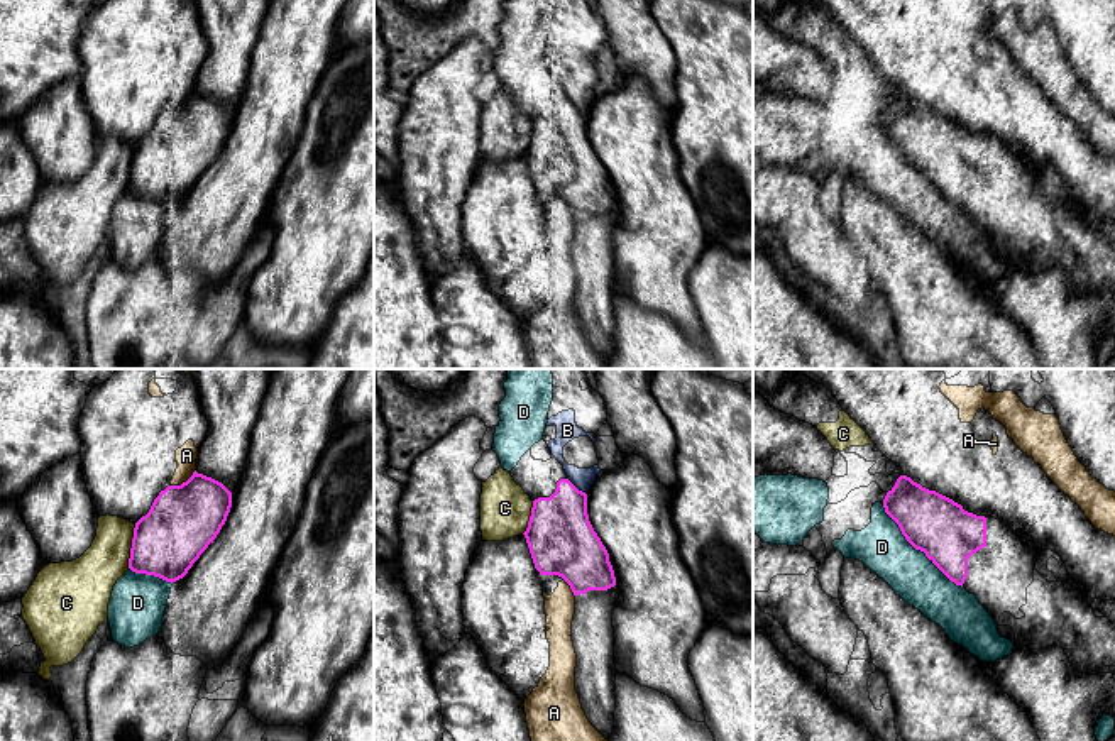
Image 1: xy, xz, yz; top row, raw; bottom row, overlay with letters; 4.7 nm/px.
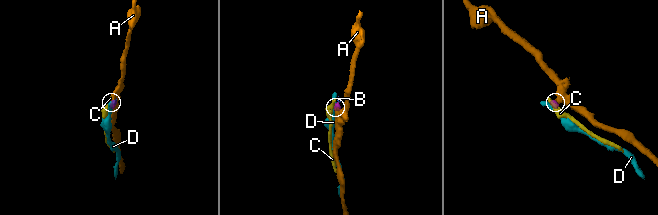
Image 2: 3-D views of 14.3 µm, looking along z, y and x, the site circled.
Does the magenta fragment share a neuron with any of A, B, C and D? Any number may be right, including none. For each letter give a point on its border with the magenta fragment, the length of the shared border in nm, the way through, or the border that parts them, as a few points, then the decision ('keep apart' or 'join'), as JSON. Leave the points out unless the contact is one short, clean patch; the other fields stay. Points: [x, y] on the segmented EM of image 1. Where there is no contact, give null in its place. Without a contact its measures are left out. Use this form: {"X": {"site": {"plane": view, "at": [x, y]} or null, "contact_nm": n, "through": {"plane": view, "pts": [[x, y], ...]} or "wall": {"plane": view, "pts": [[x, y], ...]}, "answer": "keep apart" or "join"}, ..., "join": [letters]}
{"A": {"site": {"plane": "xy", "at": [183, 483]}, "contact_nm": 150, "answer": "keep apart"}, "B": {"site": {"plane": "xz", "at": [576, 488]}, "contact_nm": 120, "wall": {"plane": "xz", "pts": [[567, 479], [586, 494]]}, "answer": "keep apart"}, "C": {"site": {"plane": "xy", "at": [132, 547]}, "contact_nm": 220, "wall": {"plane": "xy", "pts": [[136, 525], [127, 567]]}, "answer": "keep apart"}, "D": {"site": {"plane": "yz", "at": [917, 548]}, "contact_nm": 550, "answer": "keep apart"}, "join": []}

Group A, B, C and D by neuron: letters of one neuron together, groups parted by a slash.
A / B / C / D

